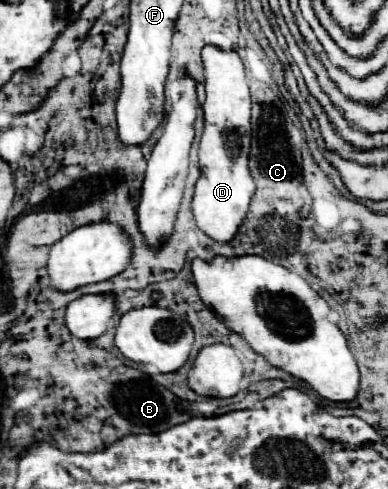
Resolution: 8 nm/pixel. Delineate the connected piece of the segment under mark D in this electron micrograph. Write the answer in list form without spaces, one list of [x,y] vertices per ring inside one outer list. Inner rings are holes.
[[[207,44],[201,50],[205,66],[205,128],[199,142],[201,176],[195,184],[193,214],[197,226],[217,242],[231,242],[249,210],[255,182],[247,168],[251,142],[251,94],[243,72],[243,62],[235,50],[221,50]]]

